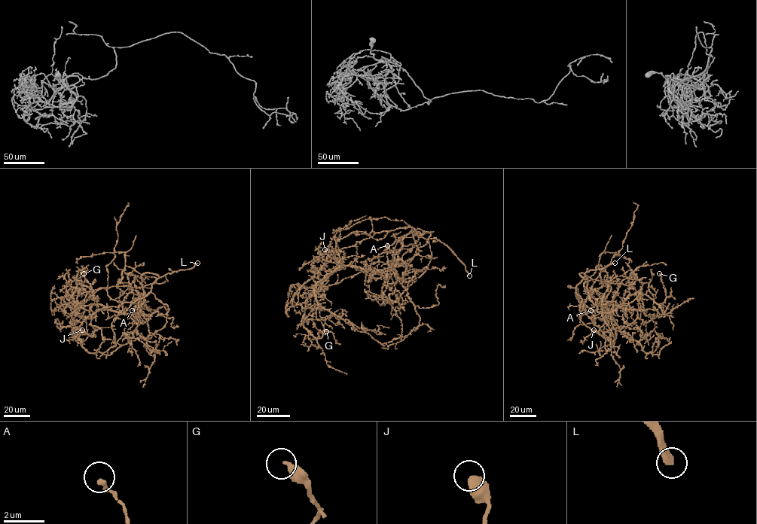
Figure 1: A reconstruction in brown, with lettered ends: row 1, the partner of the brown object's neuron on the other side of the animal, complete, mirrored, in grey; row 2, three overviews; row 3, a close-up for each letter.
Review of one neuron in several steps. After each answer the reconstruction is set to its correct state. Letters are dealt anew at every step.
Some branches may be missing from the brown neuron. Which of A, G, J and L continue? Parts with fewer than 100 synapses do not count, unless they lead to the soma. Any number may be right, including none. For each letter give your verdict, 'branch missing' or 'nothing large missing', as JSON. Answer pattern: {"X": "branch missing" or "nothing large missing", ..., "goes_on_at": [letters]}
{"A": "nothing large missing", "G": "nothing large missing", "J": "nothing large missing", "L": "branch missing", "goes_on_at": ["L"]}

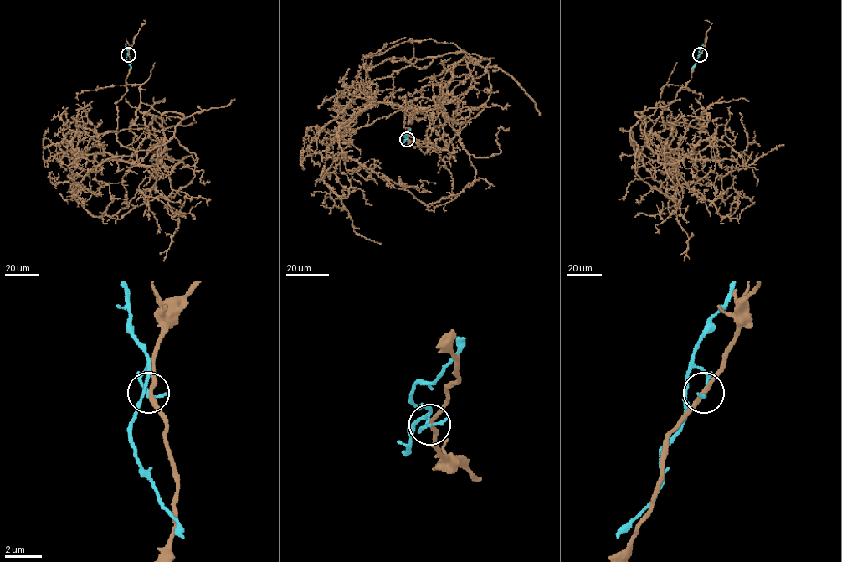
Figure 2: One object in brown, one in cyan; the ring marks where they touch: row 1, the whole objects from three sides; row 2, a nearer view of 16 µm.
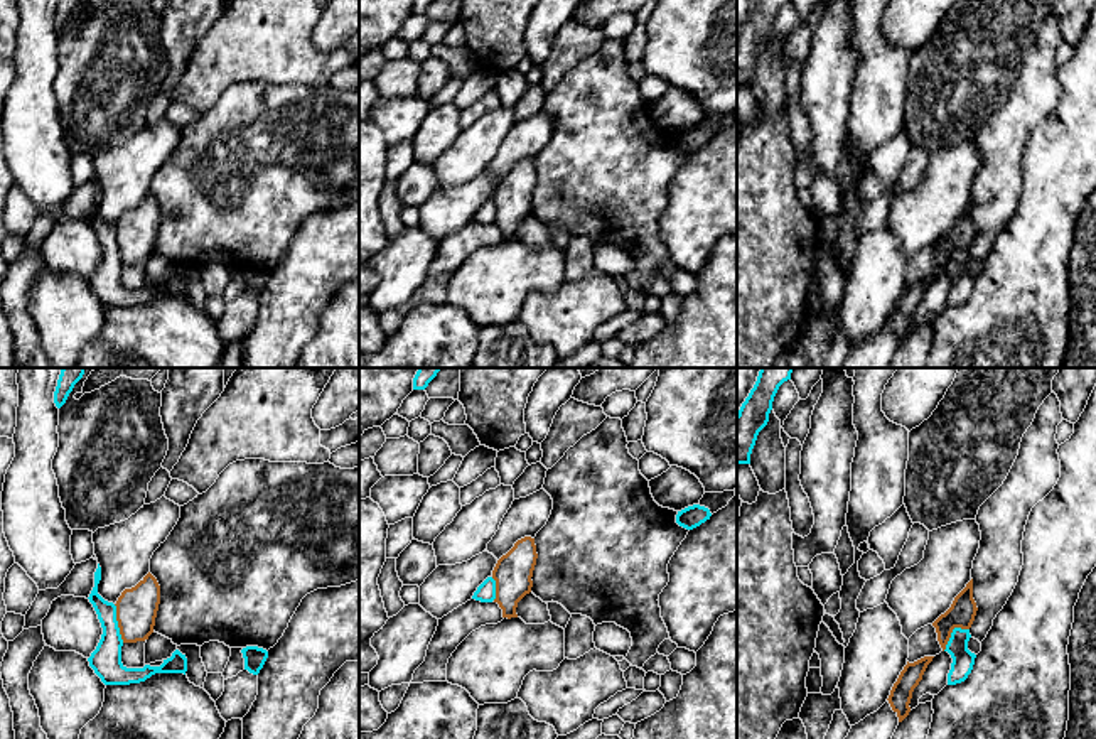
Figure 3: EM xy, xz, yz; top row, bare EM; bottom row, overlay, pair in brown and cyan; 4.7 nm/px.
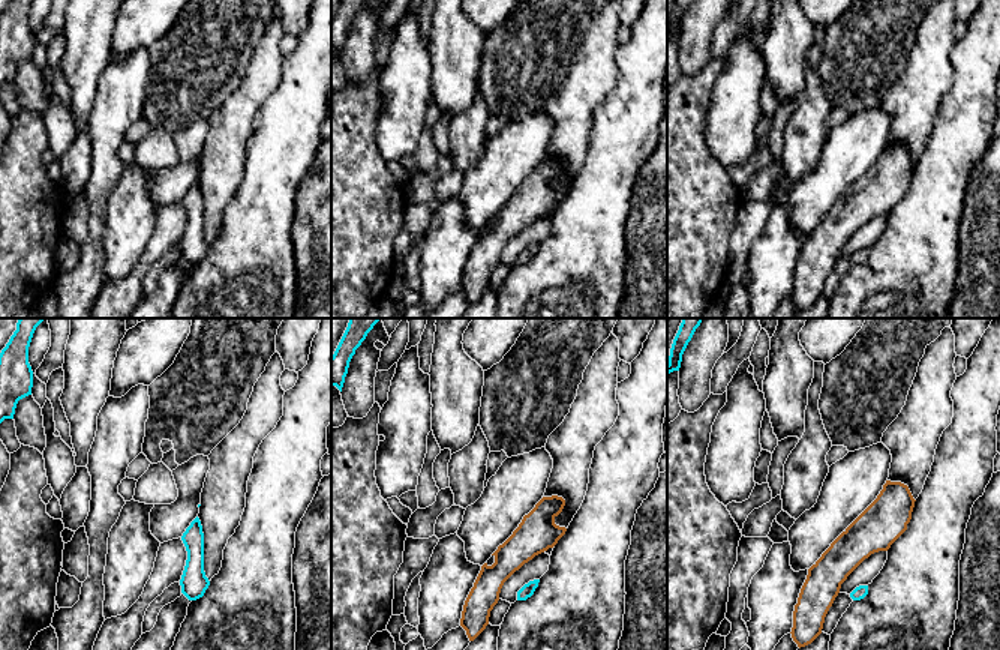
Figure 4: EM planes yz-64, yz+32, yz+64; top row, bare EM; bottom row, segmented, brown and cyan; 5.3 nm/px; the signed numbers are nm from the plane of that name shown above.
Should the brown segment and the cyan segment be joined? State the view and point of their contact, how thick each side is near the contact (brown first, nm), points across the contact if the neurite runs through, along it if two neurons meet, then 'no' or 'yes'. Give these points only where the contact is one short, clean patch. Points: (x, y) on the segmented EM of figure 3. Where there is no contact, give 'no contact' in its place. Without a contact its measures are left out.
meets brown in xy at (118, 623); 190 nm thick on the brown side, 150 nm on the other; border along xy (113, 604), (118, 633), (123, 641); no

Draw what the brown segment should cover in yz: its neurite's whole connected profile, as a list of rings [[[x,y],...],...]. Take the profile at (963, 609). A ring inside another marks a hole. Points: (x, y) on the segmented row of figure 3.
[[[973,579],[966,587],[954,597],[951,607],[941,614],[932,626],[938,633],[938,641],[946,650],[954,628],[970,629],[976,616],[976,602],[973,599]]]

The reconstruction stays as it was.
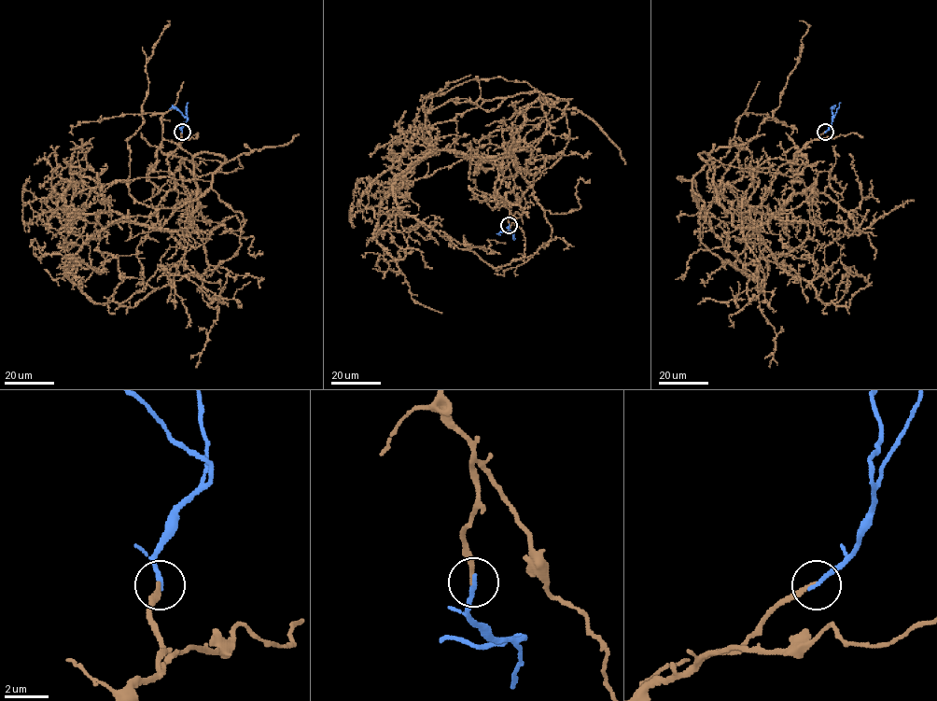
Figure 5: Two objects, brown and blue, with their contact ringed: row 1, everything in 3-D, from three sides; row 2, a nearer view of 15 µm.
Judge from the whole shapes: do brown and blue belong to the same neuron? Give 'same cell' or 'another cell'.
same cell

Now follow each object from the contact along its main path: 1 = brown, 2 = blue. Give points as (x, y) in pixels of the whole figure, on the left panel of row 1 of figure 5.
1: (181, 132), (158, 228), (113, 212), (81, 175), (125, 182), (157, 210), (110, 223), (95, 249), (143, 279)
2: (181, 132), (187, 119), (176, 108), (169, 108)

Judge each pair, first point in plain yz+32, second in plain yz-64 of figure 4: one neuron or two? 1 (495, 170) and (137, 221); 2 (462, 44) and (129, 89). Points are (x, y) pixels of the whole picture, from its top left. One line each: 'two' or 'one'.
1: two
2: one

